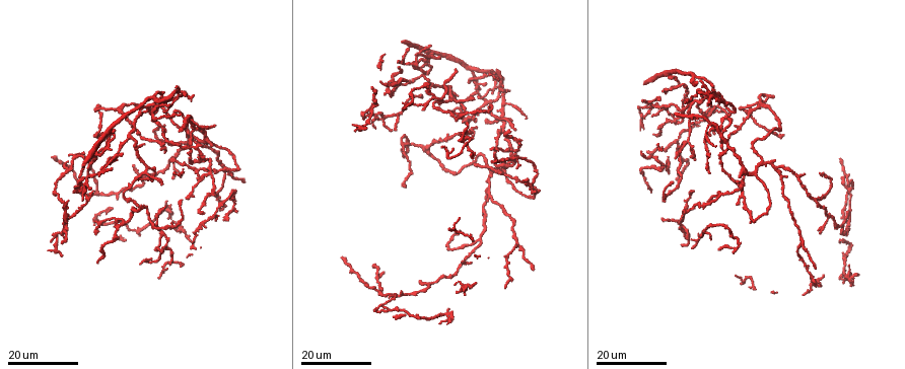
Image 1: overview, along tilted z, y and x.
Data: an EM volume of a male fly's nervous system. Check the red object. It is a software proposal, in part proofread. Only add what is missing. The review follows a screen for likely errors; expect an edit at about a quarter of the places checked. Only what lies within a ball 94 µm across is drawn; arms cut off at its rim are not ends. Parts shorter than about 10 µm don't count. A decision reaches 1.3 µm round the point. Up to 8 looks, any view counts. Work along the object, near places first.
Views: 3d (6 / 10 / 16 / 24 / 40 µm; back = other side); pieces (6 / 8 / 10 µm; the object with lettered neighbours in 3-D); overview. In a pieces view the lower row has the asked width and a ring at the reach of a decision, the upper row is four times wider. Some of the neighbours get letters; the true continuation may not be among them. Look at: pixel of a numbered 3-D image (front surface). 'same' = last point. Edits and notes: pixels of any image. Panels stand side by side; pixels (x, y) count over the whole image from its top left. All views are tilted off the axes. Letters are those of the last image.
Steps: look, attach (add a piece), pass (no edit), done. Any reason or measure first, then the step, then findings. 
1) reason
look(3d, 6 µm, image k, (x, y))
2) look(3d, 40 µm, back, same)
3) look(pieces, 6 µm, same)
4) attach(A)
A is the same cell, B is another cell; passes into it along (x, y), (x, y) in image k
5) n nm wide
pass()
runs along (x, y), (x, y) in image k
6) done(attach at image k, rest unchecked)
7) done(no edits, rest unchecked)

an open end
look(3d, 24 µm, image 1, (737, 202))

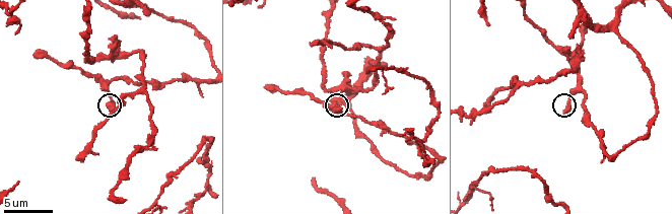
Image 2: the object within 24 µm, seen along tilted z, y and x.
see the neighbours
look(pieces, 6 µm, image 2, (566, 110))

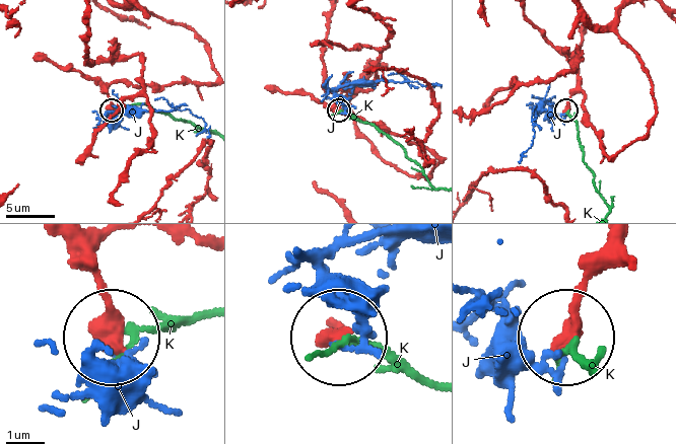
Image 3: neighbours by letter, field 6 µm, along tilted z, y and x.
pass()
J and K are other cells; none of them fits

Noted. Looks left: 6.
an open end
look(3d, 6 µm, image 2, (487, 25))

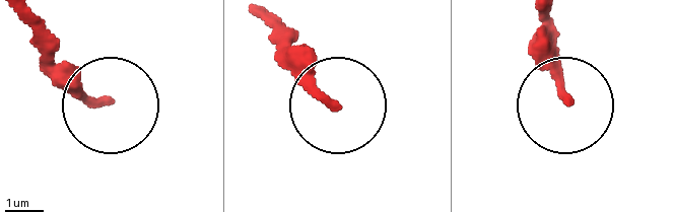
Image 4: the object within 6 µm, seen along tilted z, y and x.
look(pieces, 8 µm, image 4, (334, 104))

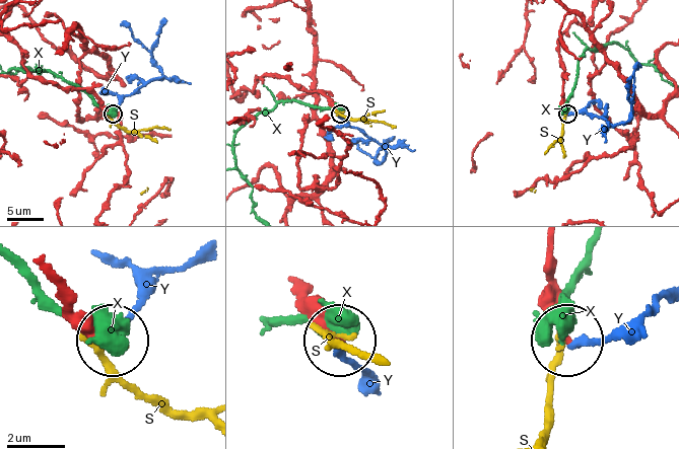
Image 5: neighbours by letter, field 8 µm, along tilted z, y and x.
attach(Y)
Y is the same cell, S and X are other cells; passes into it along (562, 91), (567, 115), (622, 125), (634, 76) in image 5; the neuron continues

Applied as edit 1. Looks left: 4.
see it whole again
look(overview)

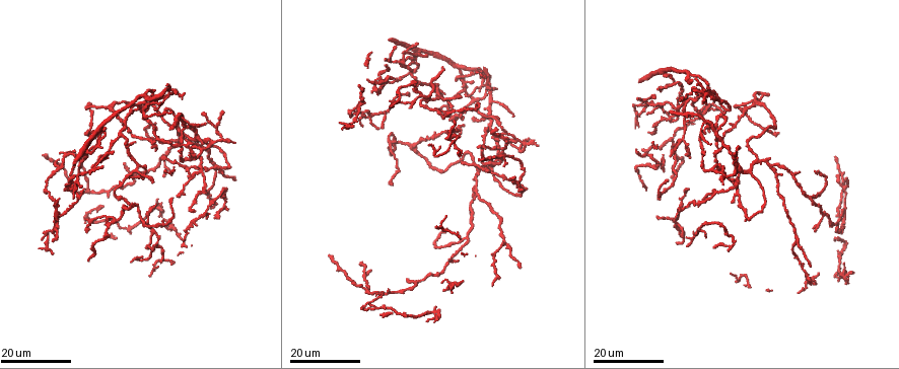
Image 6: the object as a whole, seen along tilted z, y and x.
free end
look(3d, 24 µm, image 6, (498, 139))

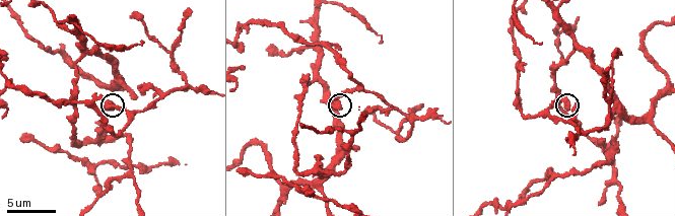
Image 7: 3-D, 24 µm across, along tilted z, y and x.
see the neighbours
look(pieces, 8 µm, image 7, (339, 106))

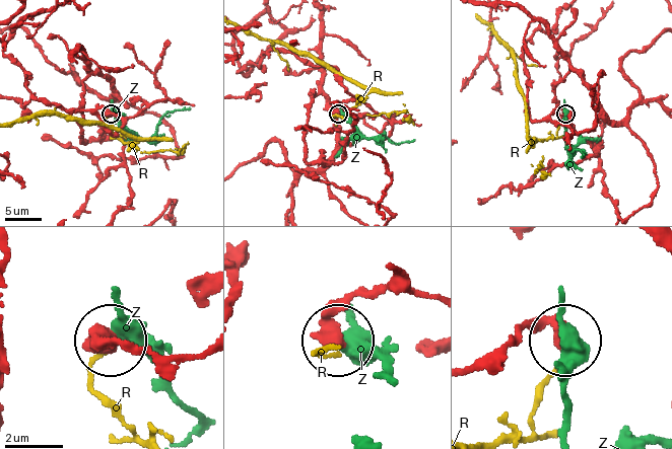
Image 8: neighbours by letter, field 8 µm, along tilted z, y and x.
320 nm wide
pass()
R and Z are other cells; no lettered piece goes on from it

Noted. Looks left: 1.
done(attach at image 5, rest unchecked)

